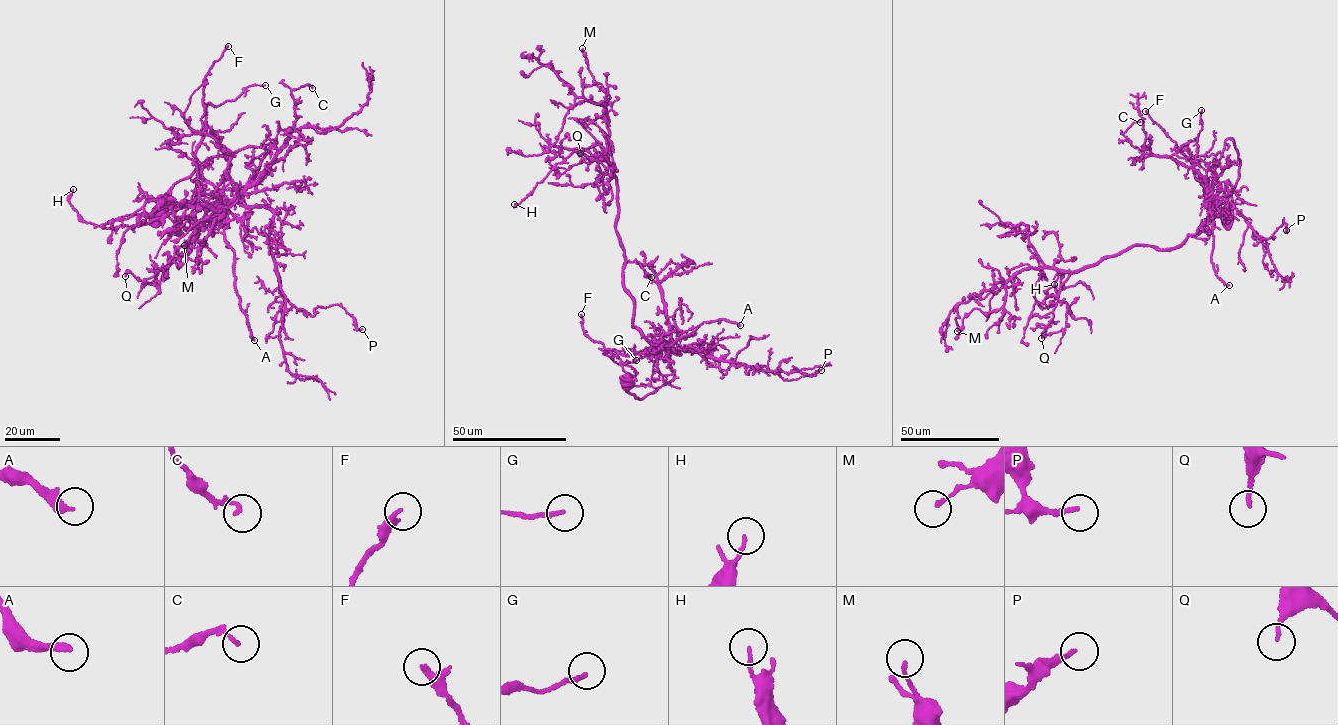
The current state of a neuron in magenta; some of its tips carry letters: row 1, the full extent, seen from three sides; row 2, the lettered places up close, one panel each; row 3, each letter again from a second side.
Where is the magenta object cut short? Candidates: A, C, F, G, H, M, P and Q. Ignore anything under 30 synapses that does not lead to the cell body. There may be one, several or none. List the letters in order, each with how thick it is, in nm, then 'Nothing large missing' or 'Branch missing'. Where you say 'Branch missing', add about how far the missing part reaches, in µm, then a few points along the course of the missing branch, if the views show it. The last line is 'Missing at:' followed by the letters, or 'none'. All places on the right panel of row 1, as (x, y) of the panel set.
A: Thickness 280 nm. Branch missing. Missing length about 35 µm. Course of what is missing: (1229, 285), (1238, 290), (1250, 287), (1262, 298), (1264, 289), (1260, 288)
C: Thickness 150 nm. Nothing large missing
F: Thickness 150 nm. Nothing large missing
G: Thickness 170 nm. Nothing large missing
H: Thickness 140 nm. Nothing large missing
M: Thickness 140 nm. Nothing large missing
P: Thickness 170 nm. Nothing large missing
Q: Thickness 140 nm. Nothing large missing
Missing at: A

